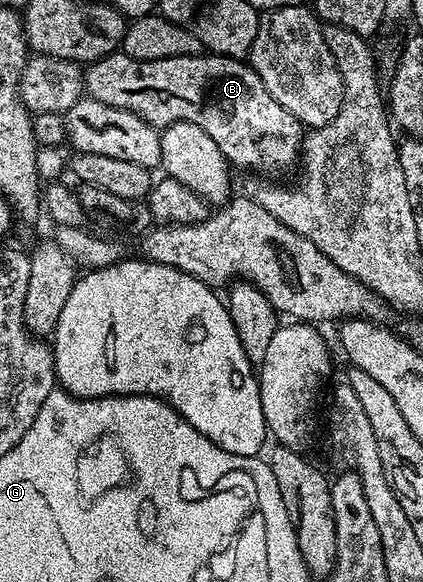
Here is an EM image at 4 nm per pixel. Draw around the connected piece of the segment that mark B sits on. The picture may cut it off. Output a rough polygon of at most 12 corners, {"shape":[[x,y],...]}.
{"shape":[[247,61],[87,67],[87,97],[198,124],[233,167],[297,165],[302,127]]}

